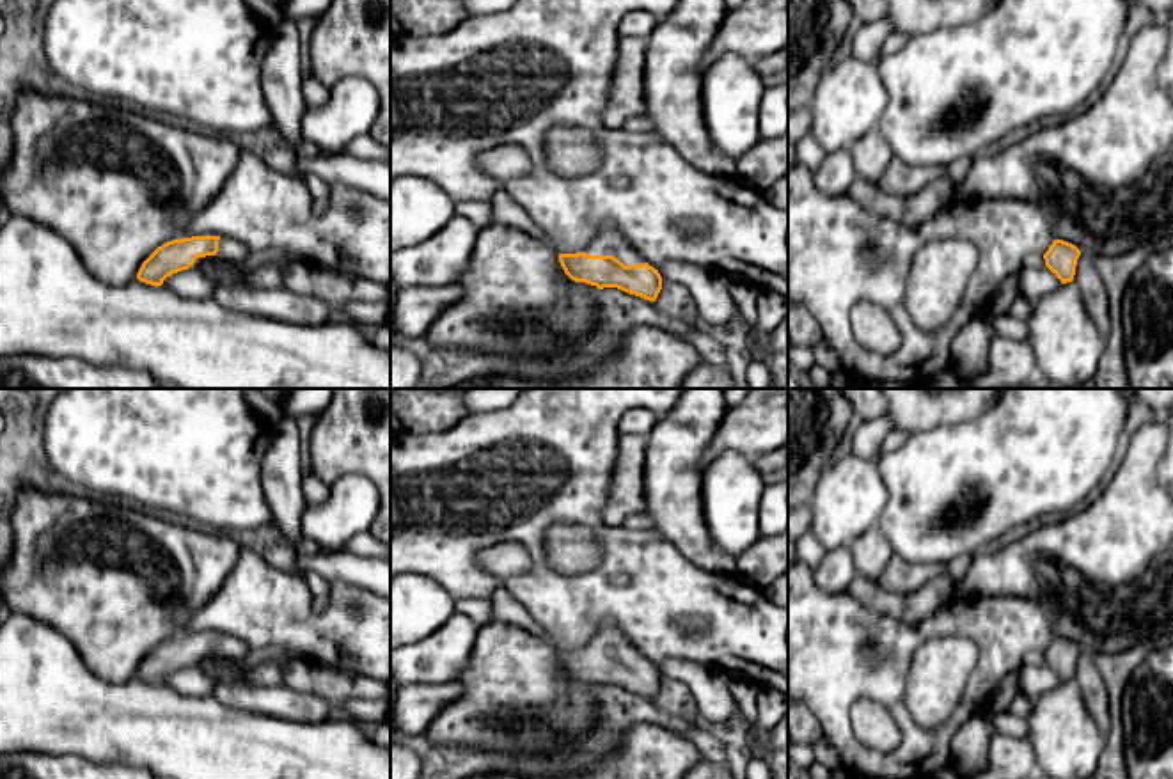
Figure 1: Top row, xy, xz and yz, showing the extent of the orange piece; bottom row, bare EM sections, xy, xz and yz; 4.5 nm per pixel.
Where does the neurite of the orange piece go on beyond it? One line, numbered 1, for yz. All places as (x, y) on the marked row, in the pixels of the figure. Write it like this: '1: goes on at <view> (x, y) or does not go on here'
1: does not go on here

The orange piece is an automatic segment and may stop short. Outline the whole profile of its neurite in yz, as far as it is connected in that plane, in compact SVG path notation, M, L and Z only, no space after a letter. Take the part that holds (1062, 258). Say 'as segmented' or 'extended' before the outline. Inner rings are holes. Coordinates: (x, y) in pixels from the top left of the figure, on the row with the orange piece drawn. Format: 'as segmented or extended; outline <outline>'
as segmented; outline M1054 240L1043 254L1043 259L1045 266L1061 280L1061 284L1067 284L1074 280L1079 256L1081 250L1075 245Z

